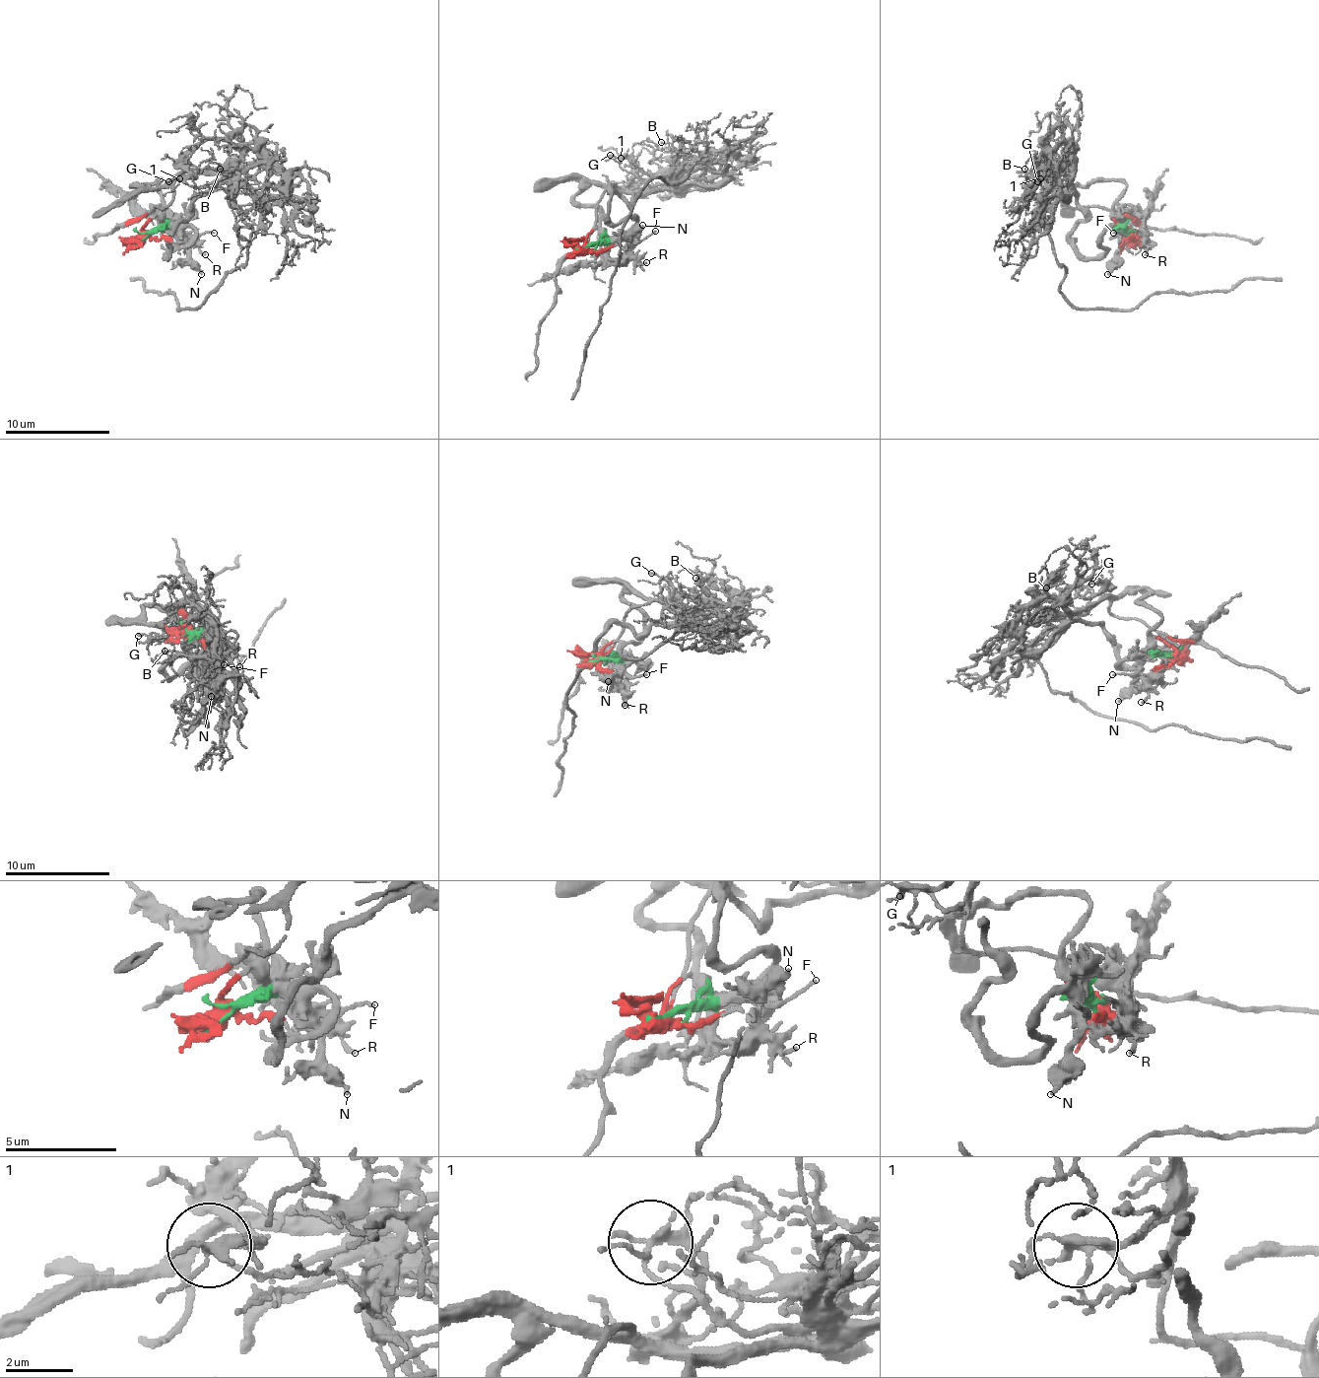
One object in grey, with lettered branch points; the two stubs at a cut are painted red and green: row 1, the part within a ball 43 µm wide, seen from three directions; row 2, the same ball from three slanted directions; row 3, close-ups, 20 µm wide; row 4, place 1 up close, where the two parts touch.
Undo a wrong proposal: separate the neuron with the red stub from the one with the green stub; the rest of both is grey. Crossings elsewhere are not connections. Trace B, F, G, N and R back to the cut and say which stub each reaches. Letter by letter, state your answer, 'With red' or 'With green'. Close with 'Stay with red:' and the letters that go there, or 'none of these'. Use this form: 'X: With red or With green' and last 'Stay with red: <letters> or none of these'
B: With red
F: With green
G: With red
N: With green
R: With green
Stay with red: B, G

